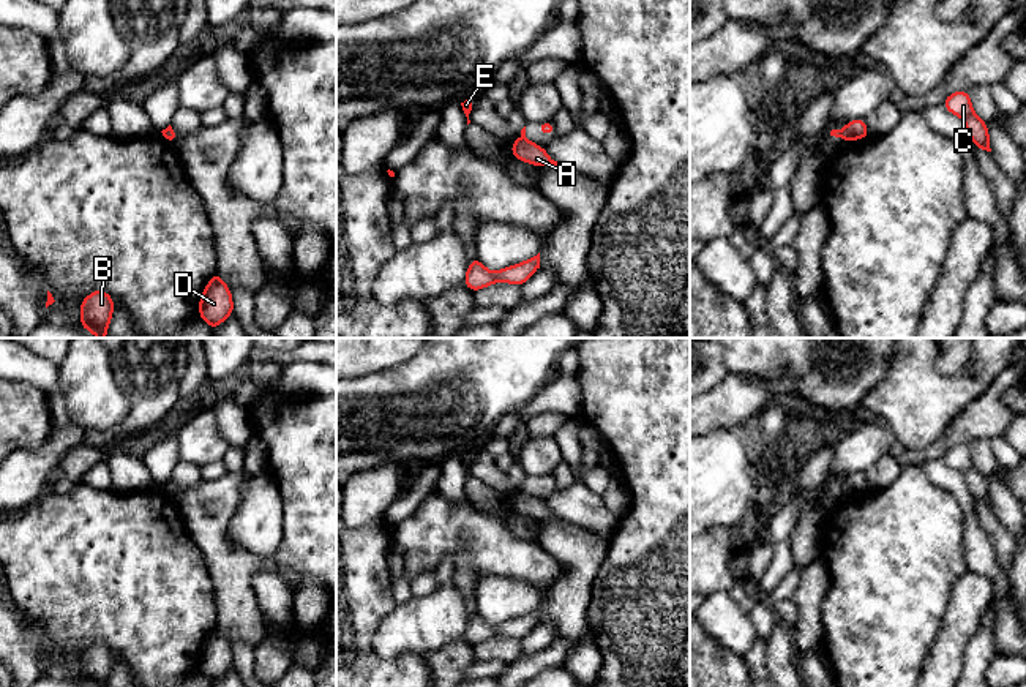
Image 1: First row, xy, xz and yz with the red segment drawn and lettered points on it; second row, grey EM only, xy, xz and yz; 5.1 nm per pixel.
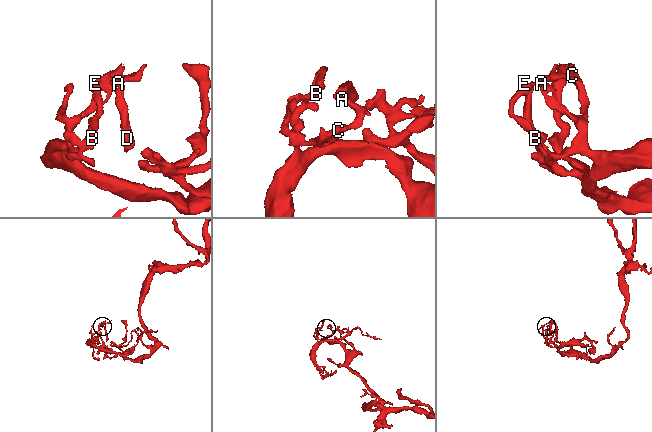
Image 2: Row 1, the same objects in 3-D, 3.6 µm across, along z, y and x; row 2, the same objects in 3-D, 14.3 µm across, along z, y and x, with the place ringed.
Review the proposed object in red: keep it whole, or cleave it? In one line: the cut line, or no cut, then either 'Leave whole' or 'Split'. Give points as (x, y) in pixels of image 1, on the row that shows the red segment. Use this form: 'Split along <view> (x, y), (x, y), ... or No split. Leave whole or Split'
Split along yz (843, 130), (846, 139). Split

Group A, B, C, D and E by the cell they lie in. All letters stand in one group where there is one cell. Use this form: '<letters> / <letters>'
A B C E / D

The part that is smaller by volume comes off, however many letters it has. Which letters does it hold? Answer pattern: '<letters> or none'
D

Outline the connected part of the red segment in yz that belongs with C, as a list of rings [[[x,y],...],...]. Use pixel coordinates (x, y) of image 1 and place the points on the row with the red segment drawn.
[[[958,90],[952,95],[949,95],[942,106],[953,115],[958,115],[963,118],[966,131],[974,142],[975,148],[982,148],[987,152],[991,152],[990,148],[990,136],[988,136],[988,126],[987,123],[975,115],[971,103],[971,96],[964,90]]]

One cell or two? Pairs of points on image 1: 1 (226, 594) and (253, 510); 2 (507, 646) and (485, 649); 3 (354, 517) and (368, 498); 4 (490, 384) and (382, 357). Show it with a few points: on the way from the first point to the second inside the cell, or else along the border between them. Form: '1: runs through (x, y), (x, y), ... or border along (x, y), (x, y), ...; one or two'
1: border along (243, 548), (261, 556), (272, 556); two
2: runs through (502, 648), (490, 649); one
3: runs through (357, 512), (363, 503); one
4: border along (417, 354), (398, 365), (370, 375); two

